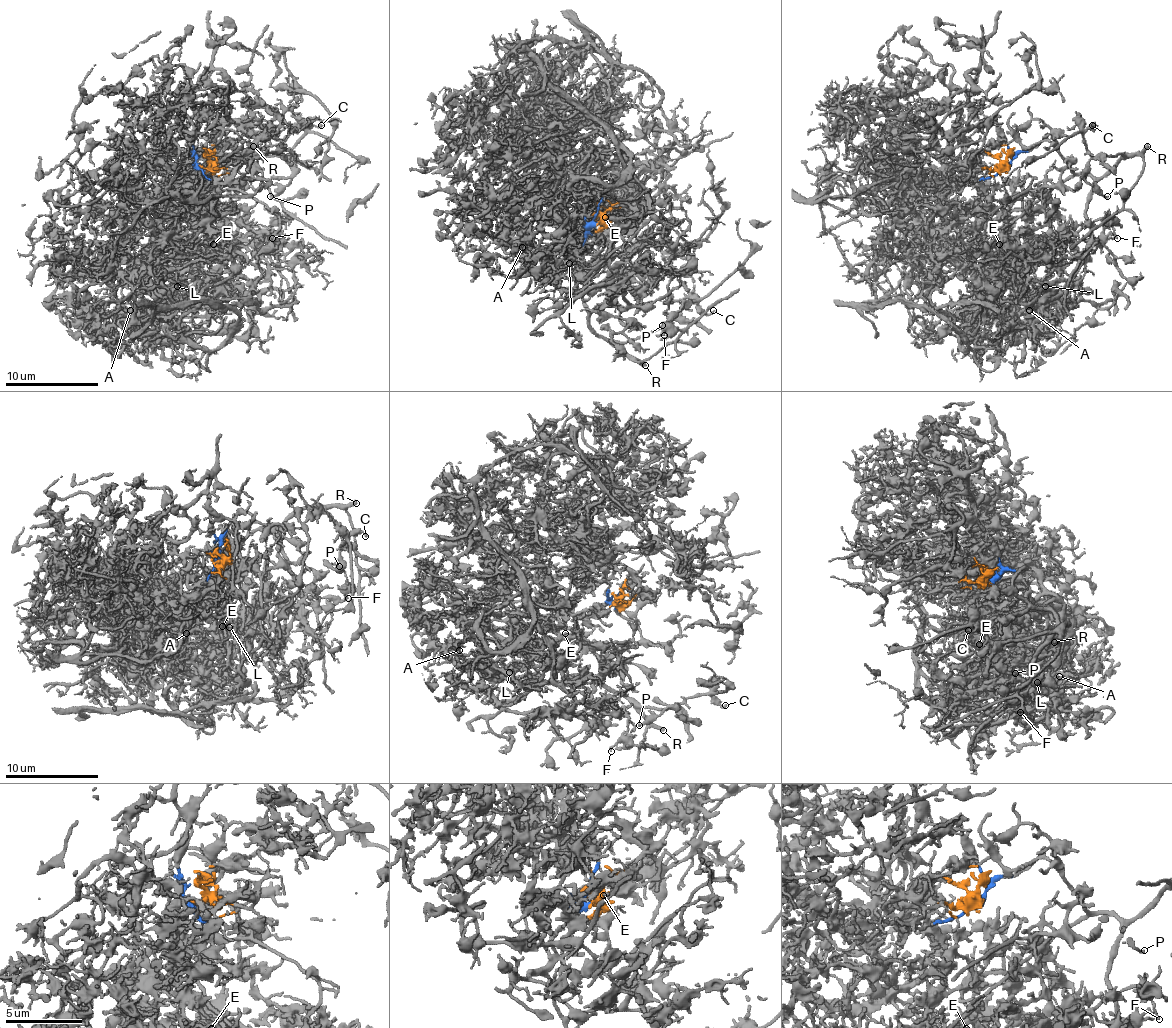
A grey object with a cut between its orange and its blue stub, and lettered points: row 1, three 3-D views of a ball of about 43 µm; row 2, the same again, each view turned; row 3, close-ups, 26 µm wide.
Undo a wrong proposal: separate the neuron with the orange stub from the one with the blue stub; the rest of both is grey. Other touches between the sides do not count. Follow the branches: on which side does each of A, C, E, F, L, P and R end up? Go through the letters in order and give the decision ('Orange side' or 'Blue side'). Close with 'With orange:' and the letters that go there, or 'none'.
A: Orange side
C: Blue side
E: Orange side
F: Blue side
L: Orange side
P: Blue side
R: Blue side
With orange: A, E, L

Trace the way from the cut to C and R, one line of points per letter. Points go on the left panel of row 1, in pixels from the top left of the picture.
C: (203, 169), (189, 148), (198, 134), (219, 150), (191, 173), (196, 178), (212, 159), (284, 157), (322, 124)
R: (203, 169), (189, 143), (198, 134), (219, 150), (191, 173), (196, 178), (212, 159), (254, 145)

